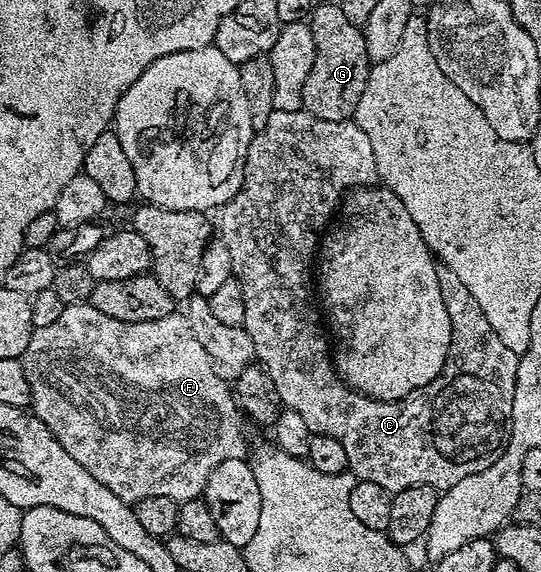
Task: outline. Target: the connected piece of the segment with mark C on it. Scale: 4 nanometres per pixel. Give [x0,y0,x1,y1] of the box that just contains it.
[218,110,520,494]

